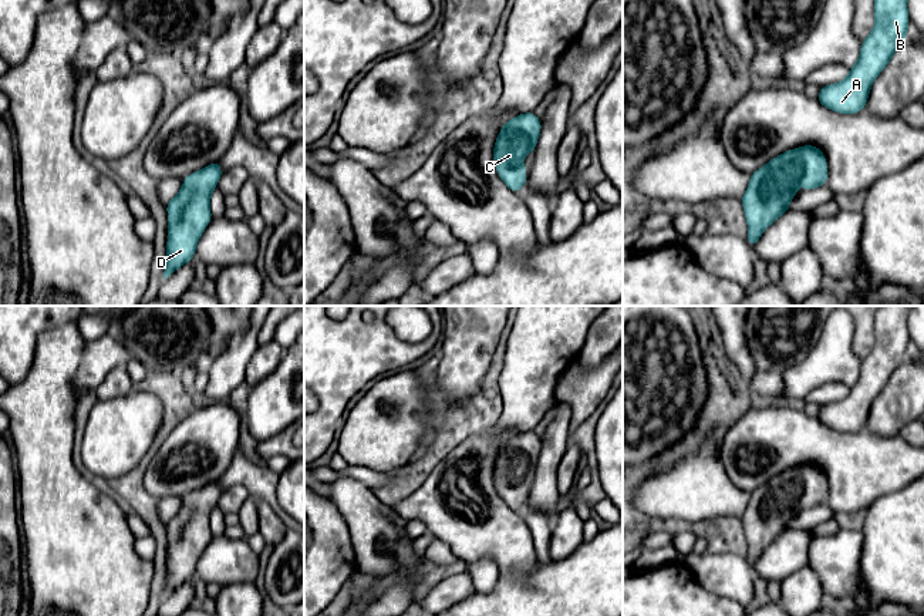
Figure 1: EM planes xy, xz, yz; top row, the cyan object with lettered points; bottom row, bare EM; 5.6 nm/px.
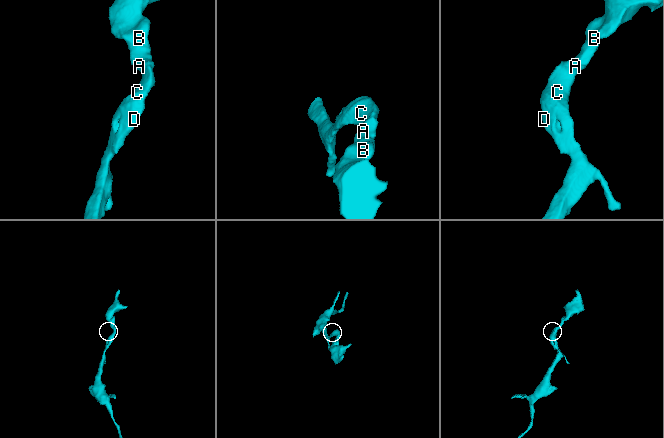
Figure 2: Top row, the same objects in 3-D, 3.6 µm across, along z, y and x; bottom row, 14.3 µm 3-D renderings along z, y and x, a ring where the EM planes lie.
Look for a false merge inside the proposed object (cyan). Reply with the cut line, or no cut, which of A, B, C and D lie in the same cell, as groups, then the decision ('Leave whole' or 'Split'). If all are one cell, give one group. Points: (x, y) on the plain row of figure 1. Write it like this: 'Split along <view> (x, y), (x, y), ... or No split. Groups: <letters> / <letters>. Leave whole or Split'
No split. Groups: A B C D. Leave whole

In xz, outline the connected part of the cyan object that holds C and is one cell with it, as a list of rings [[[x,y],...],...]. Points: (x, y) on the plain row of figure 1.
[[[533,431],[520,432],[502,445],[493,467],[495,487],[500,498],[515,512],[529,499],[525,477],[534,469],[542,448]]]

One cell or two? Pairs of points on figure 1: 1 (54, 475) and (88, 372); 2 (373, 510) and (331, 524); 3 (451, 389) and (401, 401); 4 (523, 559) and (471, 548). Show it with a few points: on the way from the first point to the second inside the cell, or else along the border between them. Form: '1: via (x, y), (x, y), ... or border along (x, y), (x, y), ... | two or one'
1: border along (81, 363), (74, 377), (74, 394), (77, 399) | two
2: border along (326, 497), (343, 517), (356, 551) | two
3: border along (430, 384), (439, 404) | two
4: via (511, 549), (484, 548) | one

